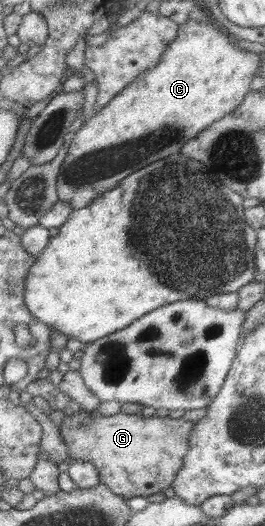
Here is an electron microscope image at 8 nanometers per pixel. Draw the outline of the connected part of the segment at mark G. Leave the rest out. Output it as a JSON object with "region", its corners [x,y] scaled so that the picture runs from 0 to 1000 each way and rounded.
{"region":[[[313,779],[275,793],[245,793],[223,814],[230,827],[264,856],[264,867],[283,875],[343,878],[377,899],[381,918],[411,924],[426,935],[479,949],[506,943],[570,943],[623,935],[657,924],[675,897],[702,878],[698,867],[721,856],[713,829],[736,814],[736,802],[698,795],[634,795],[540,787],[434,787],[426,791],[377,791],[366,781]]]}

